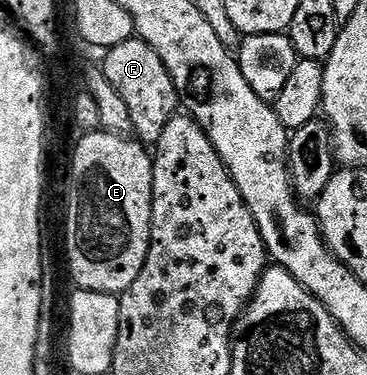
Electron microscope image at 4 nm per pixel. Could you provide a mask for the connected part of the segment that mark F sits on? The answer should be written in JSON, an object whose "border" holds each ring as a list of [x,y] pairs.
{"border":[[[132,39],[114,45],[106,50],[106,54],[111,56],[111,60],[102,60],[101,72],[110,73],[113,85],[118,85],[117,91],[125,99],[131,116],[130,128],[139,132],[137,137],[140,142],[158,142],[169,120],[167,96],[172,96],[173,86],[171,76],[167,74],[167,68],[161,63],[157,51],[153,51],[153,47],[149,47],[144,41]]]}

